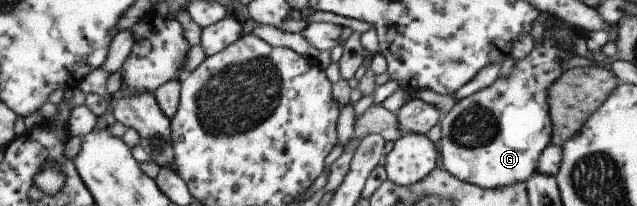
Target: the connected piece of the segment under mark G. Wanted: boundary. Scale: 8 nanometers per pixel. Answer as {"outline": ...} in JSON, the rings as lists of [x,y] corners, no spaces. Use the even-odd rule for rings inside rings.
{"outline":[[[551,16],[542,28],[541,43],[534,45],[527,57],[515,60],[509,77],[497,77],[489,87],[454,103],[439,121],[439,159],[447,173],[482,189],[524,183],[535,174],[537,159],[549,146],[551,135],[547,87],[561,75],[561,63],[574,56],[571,28]]]}

